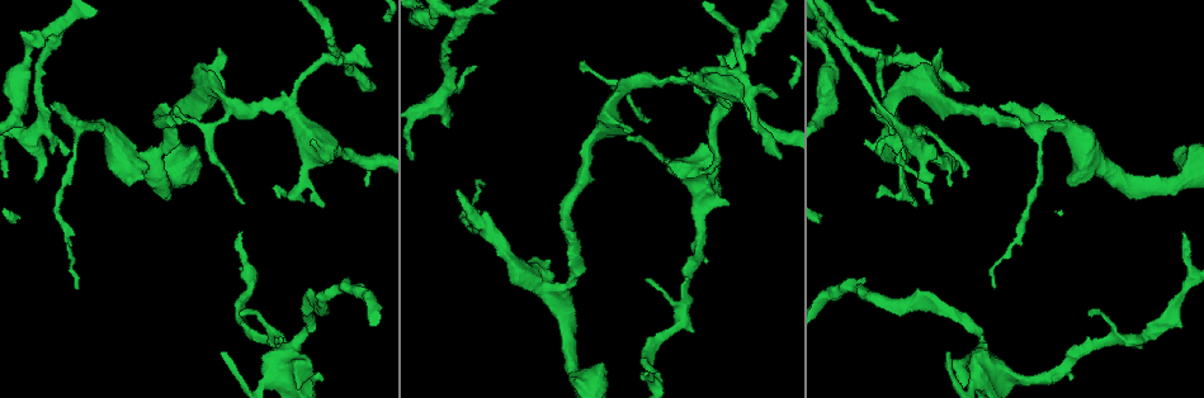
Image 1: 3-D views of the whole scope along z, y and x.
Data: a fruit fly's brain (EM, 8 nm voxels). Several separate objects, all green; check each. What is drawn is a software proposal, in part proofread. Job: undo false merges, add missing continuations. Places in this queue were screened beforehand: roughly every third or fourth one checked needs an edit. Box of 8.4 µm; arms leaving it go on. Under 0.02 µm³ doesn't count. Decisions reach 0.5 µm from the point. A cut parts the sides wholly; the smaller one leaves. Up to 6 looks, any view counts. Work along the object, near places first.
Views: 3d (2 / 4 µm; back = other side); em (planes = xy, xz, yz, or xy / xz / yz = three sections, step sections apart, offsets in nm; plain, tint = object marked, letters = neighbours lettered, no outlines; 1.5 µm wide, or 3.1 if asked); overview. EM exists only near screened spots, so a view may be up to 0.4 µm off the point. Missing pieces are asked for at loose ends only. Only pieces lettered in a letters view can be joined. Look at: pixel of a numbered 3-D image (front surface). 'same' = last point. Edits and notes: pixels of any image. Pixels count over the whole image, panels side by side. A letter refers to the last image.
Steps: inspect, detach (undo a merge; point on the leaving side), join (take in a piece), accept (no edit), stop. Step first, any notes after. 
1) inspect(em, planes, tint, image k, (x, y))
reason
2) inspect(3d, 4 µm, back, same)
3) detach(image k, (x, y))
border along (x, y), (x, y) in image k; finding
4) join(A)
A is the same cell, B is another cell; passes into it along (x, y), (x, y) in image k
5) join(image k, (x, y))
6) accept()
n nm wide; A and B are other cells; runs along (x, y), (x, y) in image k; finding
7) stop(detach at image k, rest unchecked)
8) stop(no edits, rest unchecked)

inspect(em, xy, step 4, tint, image 1, (460, 19))
a fork

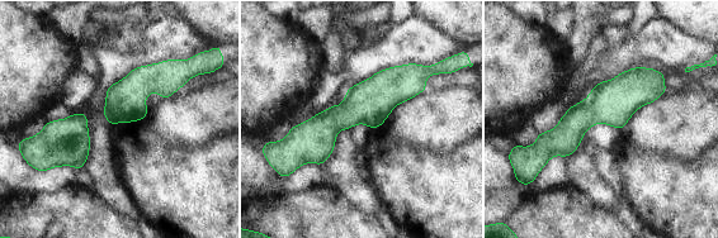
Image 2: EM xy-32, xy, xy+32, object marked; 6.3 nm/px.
inspect(em, planes, letters, same)
cut it another way

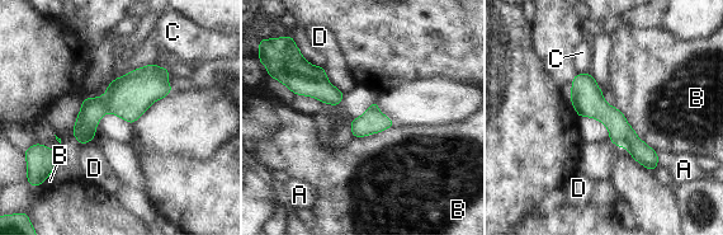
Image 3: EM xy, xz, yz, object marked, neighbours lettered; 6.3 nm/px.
accept()
160 nm wide; A, B, C and D are other cells; border along (615, 107), (633, 131), (657, 154) in image 3; continuous, no second neuron

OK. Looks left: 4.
inspect(em, yz, step 8, tint, image 1, (1184, 235))
an open end

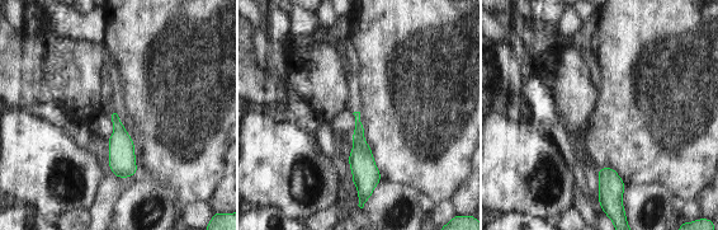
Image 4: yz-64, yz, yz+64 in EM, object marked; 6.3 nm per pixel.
inspect(em, planes, letters, same)

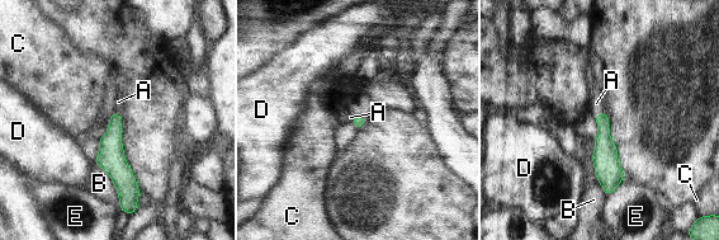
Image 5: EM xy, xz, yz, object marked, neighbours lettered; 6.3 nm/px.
join(A)
B touches over 320 nm; A is the same cell, B, C, D and E are other cells; it goes on there

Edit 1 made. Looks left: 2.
inspect(3d, 4 µm, image 1, (1042, 125))
calibre changes

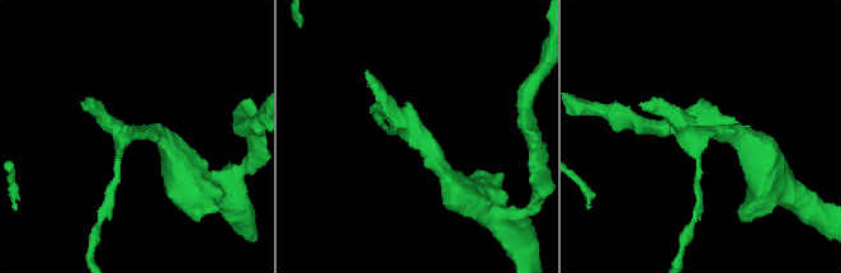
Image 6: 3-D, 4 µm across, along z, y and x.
inspect(em, planes, letters, image 6, (700, 136))
now the EM

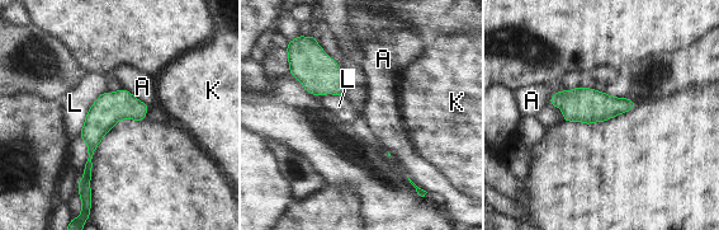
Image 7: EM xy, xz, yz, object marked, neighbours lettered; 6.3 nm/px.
accept()
A, K and L are other cells; border along (105, 90), (90, 107), (77, 135) in image 7; continuous, no second neuron

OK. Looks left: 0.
stop(join at image 5, rest unchecked)

